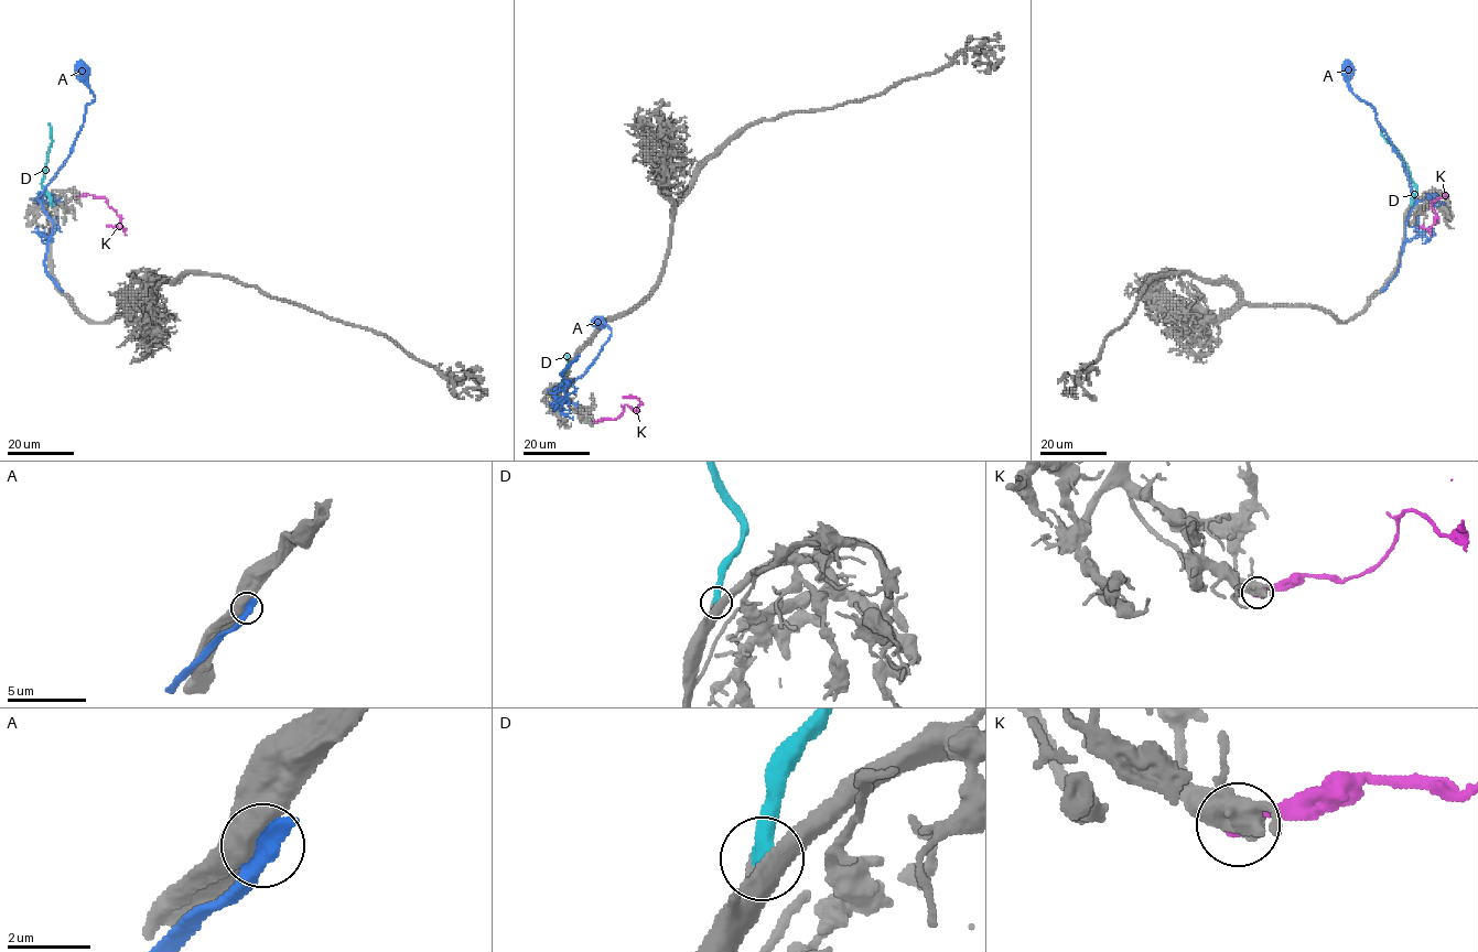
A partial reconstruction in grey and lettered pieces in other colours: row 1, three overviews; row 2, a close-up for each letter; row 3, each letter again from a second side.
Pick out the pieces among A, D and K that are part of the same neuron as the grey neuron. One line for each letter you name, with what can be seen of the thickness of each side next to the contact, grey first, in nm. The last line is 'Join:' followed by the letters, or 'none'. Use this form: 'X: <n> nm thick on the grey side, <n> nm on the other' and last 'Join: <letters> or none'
D: 550 nm thick on the grey side, 550 nm on the other
Join: D

